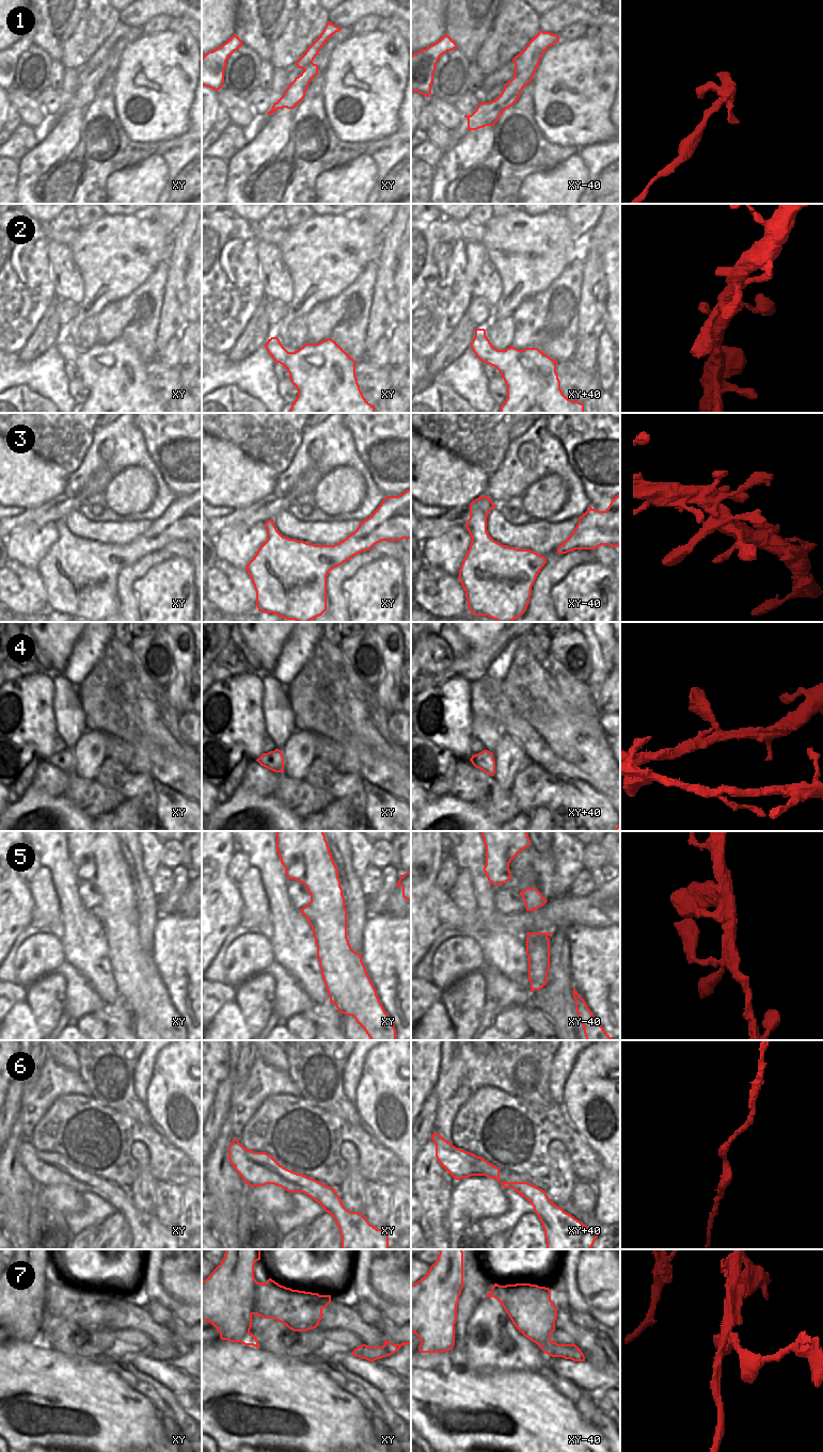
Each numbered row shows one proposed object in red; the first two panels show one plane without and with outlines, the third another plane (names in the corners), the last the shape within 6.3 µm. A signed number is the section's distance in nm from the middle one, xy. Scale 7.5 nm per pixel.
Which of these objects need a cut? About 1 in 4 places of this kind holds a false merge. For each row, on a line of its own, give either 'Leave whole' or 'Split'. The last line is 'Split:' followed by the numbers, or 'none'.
1: Split
2: Leave whole
3: Leave whole
4: Leave whole
5: Leave whole
6: Leave whole
7: Split
Split: 1, 7.

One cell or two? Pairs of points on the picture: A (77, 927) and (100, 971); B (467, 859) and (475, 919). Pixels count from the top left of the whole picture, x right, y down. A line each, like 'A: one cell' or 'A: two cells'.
A: one cell
B: two cells

